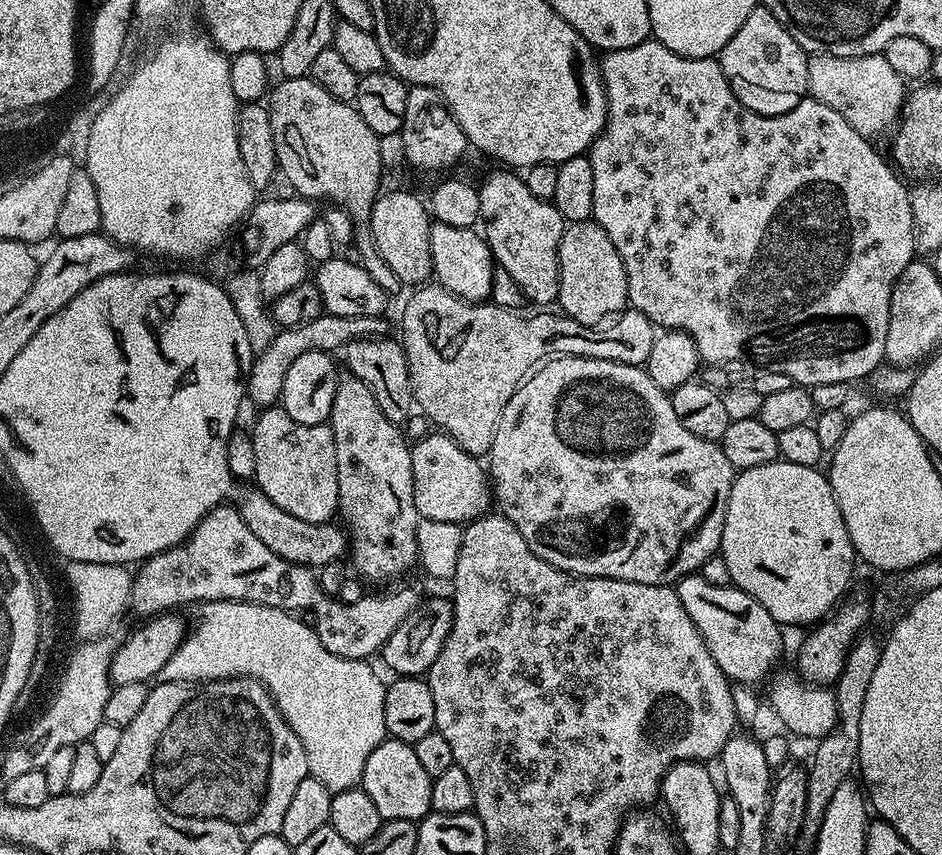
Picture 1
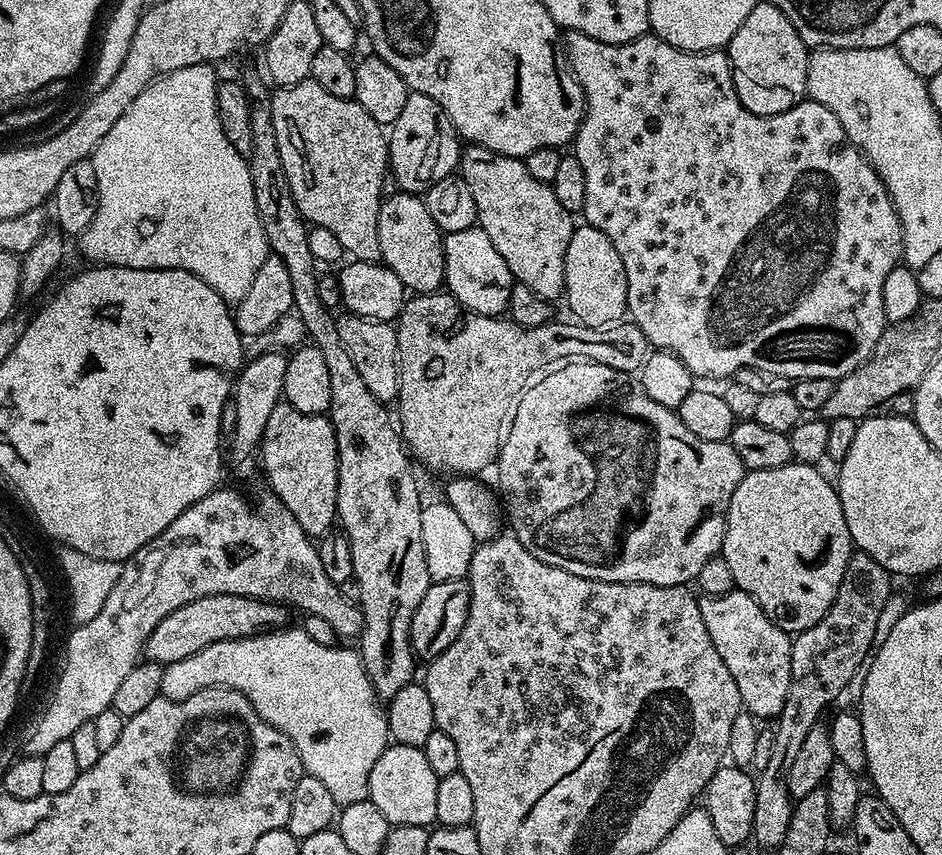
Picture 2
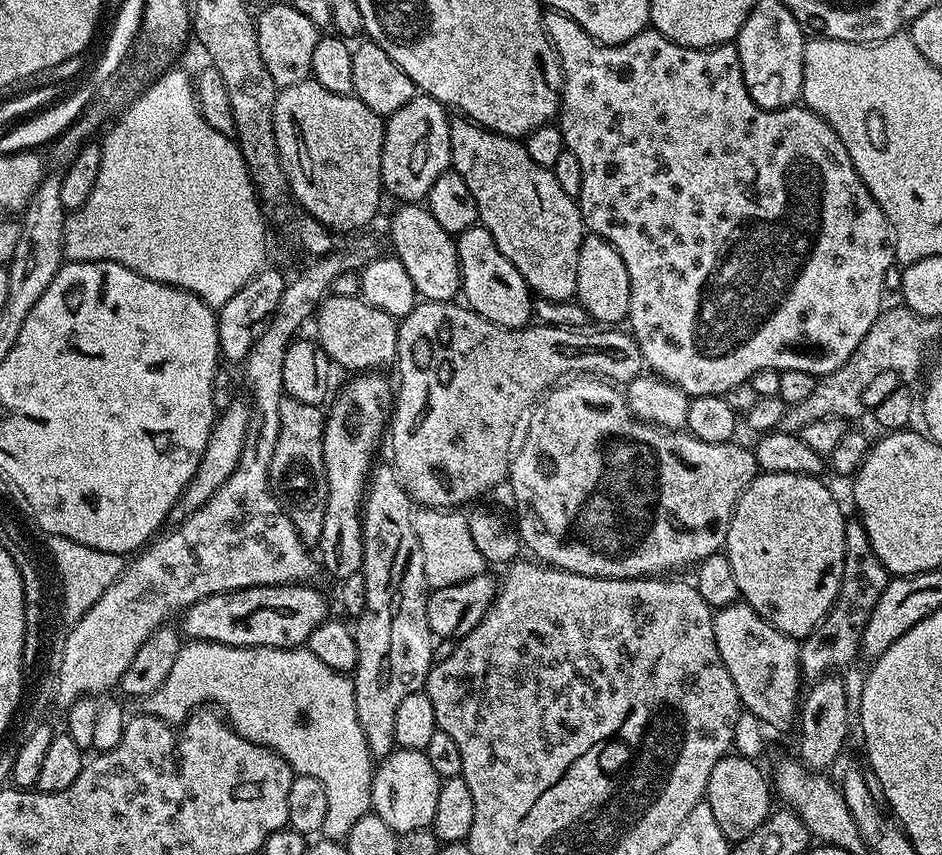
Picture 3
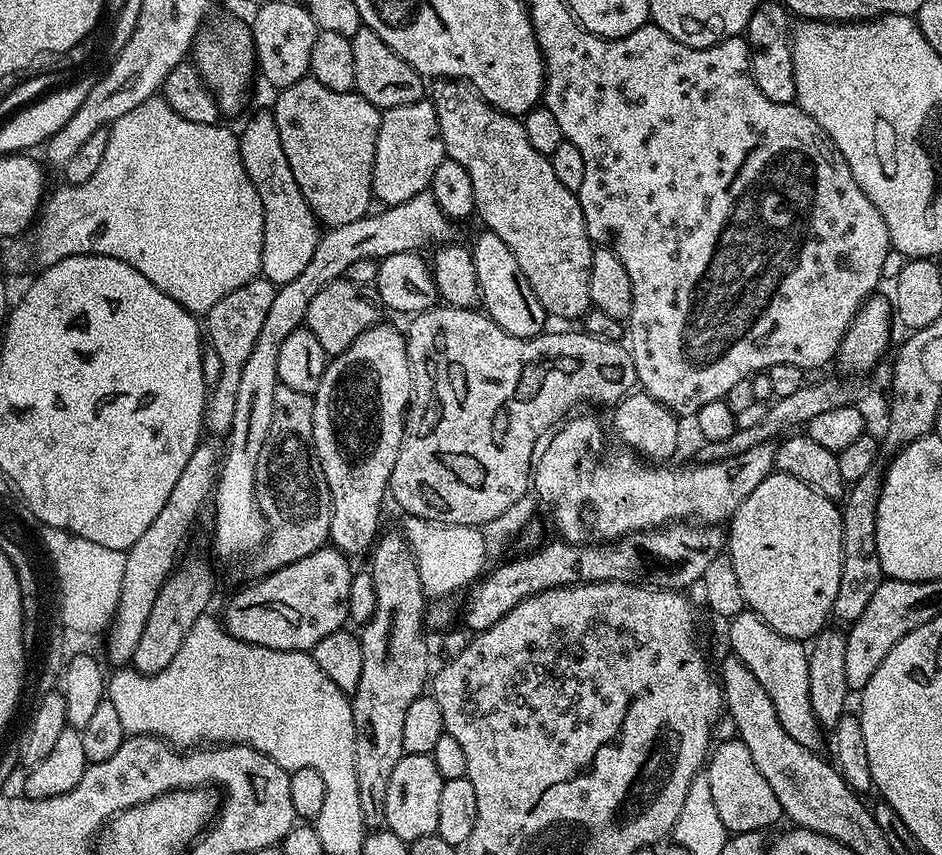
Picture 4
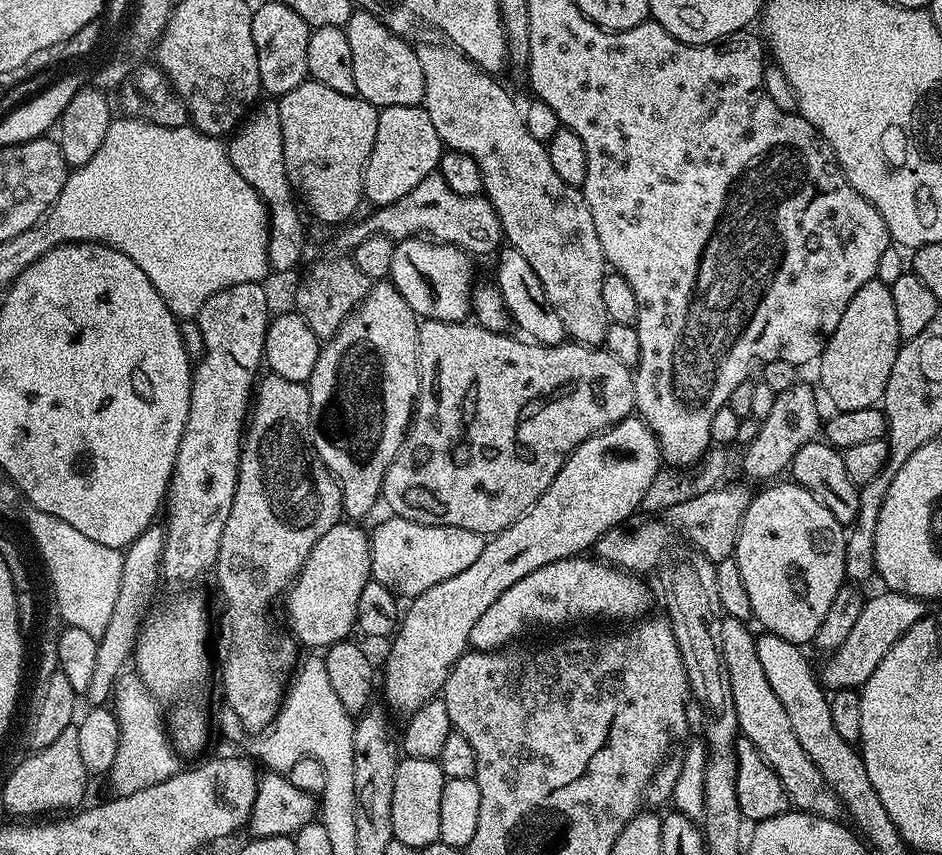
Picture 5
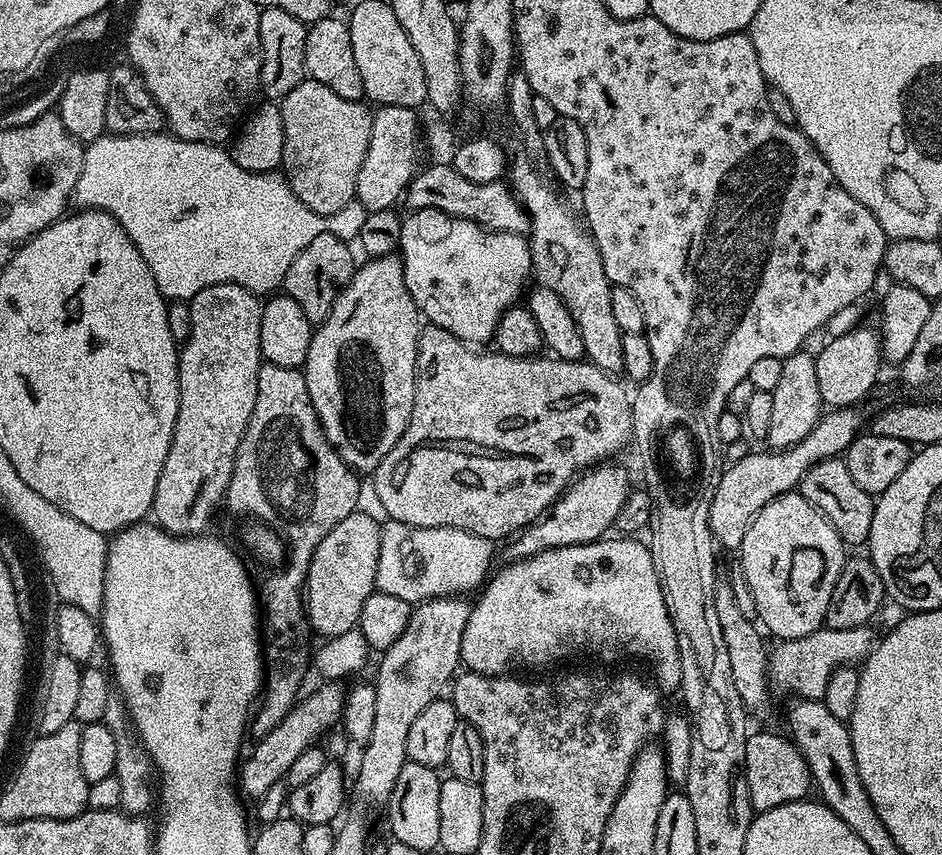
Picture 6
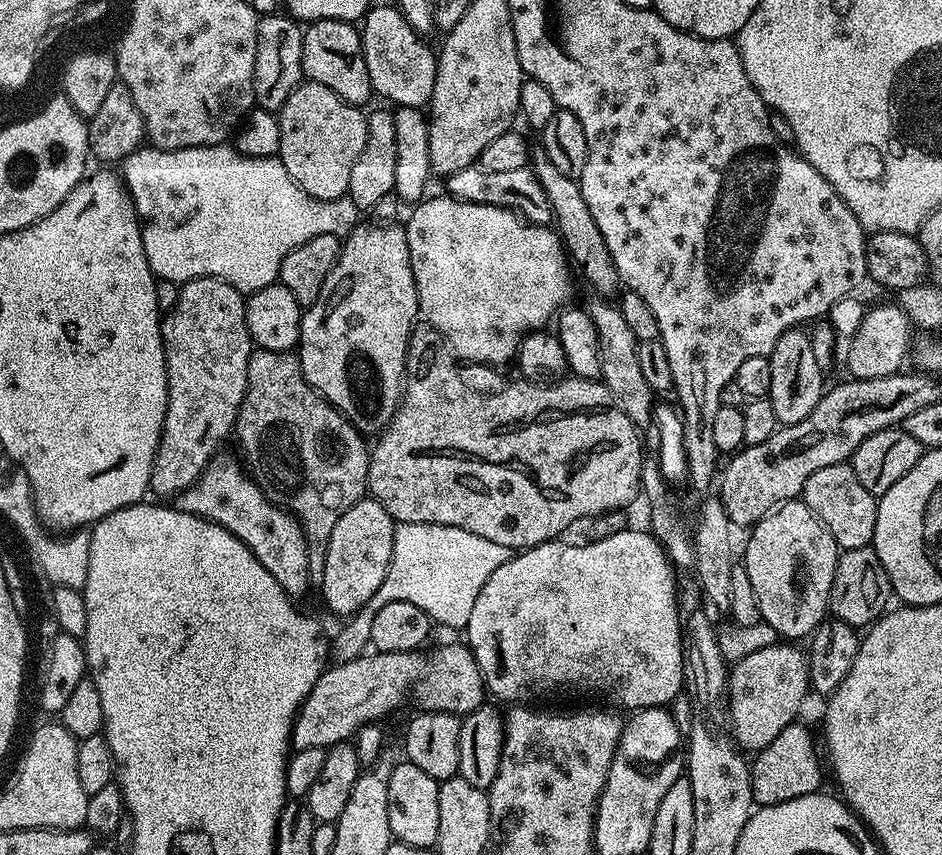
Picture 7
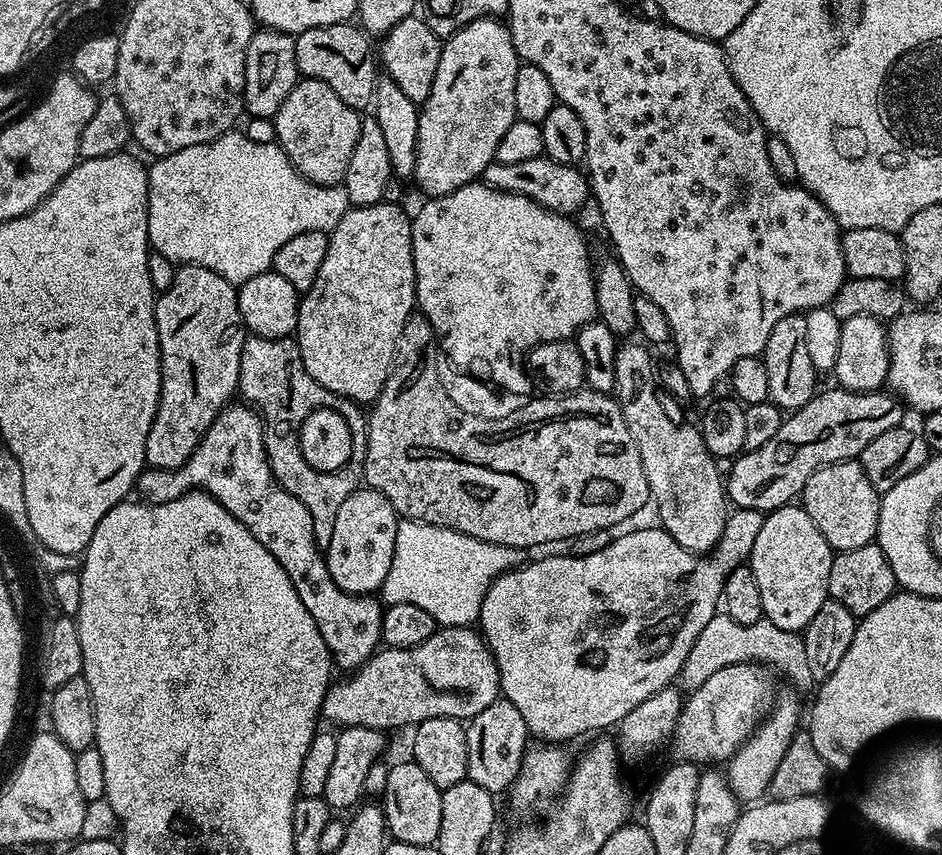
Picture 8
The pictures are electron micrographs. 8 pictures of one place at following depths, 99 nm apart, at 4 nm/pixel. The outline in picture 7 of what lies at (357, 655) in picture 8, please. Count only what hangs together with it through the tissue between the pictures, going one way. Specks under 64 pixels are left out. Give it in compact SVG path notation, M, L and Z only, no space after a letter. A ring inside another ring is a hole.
M217 454L196 483L177 497L177 507L192 512L203 520L225 528L252 551L254 558L274 574L278 586L293 598L299 598L308 588L308 543L304 531L291 512L275 505L252 481L243 463L232 456Z

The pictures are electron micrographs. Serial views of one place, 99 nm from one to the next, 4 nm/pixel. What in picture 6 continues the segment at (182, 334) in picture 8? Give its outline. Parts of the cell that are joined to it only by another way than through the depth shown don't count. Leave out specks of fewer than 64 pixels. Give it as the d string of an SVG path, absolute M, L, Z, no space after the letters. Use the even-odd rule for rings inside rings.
M206 286L190 302L190 338L179 349L178 418L151 510L155 523L174 536L207 533L216 507L225 503L238 446L258 398L261 330L262 300L249 288Z

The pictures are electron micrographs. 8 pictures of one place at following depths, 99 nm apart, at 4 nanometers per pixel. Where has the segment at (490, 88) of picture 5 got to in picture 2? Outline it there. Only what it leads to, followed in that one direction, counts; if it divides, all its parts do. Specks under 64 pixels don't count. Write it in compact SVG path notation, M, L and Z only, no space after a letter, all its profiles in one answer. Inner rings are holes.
M475 146L461 151L458 174L470 186L470 194L474 194L478 227L486 230L494 250L510 266L513 281L530 286L544 300L559 301L564 295L566 246L570 246L574 216L558 202L551 184L538 182L526 170L523 159L498 156Z

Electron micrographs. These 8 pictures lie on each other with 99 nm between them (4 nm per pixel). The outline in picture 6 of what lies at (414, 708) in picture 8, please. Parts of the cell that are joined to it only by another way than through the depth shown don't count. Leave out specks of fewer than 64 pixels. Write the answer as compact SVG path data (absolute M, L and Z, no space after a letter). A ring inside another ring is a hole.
M324 682L321 685L321 688L314 689L308 697L305 695L297 702L288 711L286 718L282 718L282 722L270 730L268 736L255 741L252 753L245 760L243 757L238 768L238 788L245 797L266 795L279 780L283 781L287 777L290 765L297 760L298 754L302 754L302 750L315 745L319 736L326 735L333 725L337 725L342 715L345 689L336 682Z

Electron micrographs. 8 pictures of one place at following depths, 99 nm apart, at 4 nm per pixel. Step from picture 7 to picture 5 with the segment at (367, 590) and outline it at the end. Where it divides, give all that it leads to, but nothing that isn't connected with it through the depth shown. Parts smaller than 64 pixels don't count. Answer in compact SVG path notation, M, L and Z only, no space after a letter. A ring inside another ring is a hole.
M341 522L326 530L326 534L318 538L314 550L310 550L310 558L306 558L302 570L297 574L296 583L286 593L289 624L287 627L303 647L305 644L306 647L312 648L308 650L327 650L334 643L347 641L356 628L358 598L362 594L362 589L372 579L372 559L370 558L372 541L369 533L363 532L360 527L361 525L356 522Z

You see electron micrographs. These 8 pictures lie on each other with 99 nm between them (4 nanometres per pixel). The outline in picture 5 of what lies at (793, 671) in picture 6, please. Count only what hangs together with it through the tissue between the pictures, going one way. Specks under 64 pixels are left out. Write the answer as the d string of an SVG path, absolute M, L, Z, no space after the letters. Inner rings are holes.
M880 590L877 596L869 595L864 602L862 614L858 614L858 622L854 622L854 630L846 637L846 642L831 653L832 656L824 664L824 669L819 669L818 676L823 687L828 690L838 688L864 687L864 684L878 670L878 662L886 658L890 646L910 630L926 614L926 604L923 600L915 600L904 592L889 592Z

